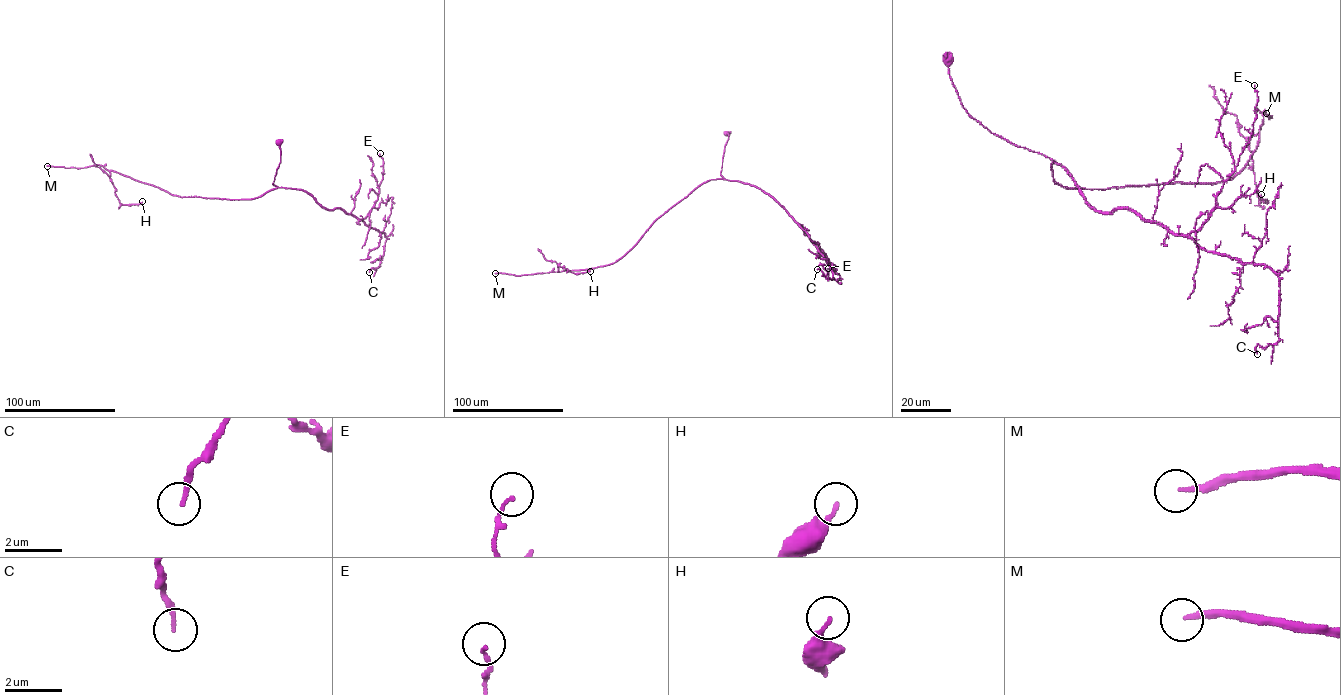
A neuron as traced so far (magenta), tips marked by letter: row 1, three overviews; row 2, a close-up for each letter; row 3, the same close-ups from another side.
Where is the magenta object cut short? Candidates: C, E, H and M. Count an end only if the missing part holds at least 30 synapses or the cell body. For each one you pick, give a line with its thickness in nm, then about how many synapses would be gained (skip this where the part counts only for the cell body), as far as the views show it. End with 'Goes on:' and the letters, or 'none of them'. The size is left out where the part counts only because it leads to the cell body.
M: 190 nm | 250 syn
Goes on: M

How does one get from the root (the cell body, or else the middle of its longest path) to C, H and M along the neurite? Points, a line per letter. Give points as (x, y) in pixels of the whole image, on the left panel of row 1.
C: (278, 142), (280, 161), (273, 185), (305, 191), (327, 209), (342, 209), (385, 233), (379, 265), (369, 272)
H: (278, 142), (280, 161), (272, 184), (278, 187), (250, 199), (179, 197), (110, 171), (120, 204), (142, 201)
M: (278, 142), (280, 161), (272, 184), (278, 187), (250, 199), (179, 197), (99, 165), (80, 168), (47, 166)

